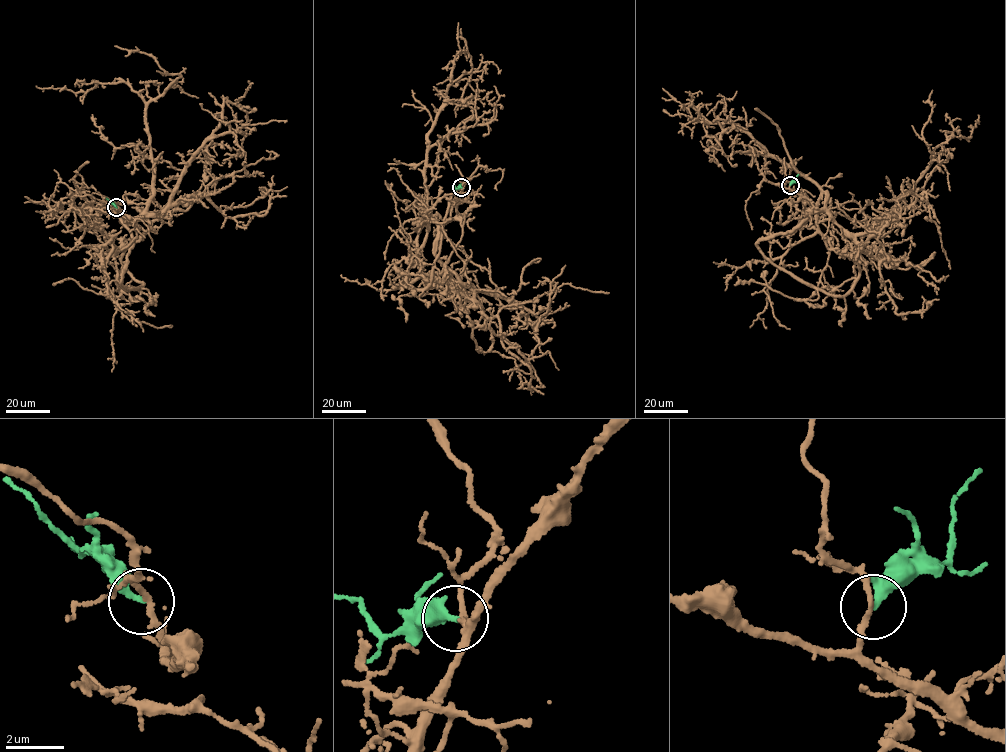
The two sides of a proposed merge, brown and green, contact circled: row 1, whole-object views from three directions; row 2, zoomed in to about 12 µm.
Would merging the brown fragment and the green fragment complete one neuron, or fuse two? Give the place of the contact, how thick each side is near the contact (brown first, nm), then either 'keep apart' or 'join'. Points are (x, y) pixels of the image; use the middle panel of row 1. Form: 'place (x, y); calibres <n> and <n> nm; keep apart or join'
place (461, 187); calibres 170 and 280 nm; keep apart

